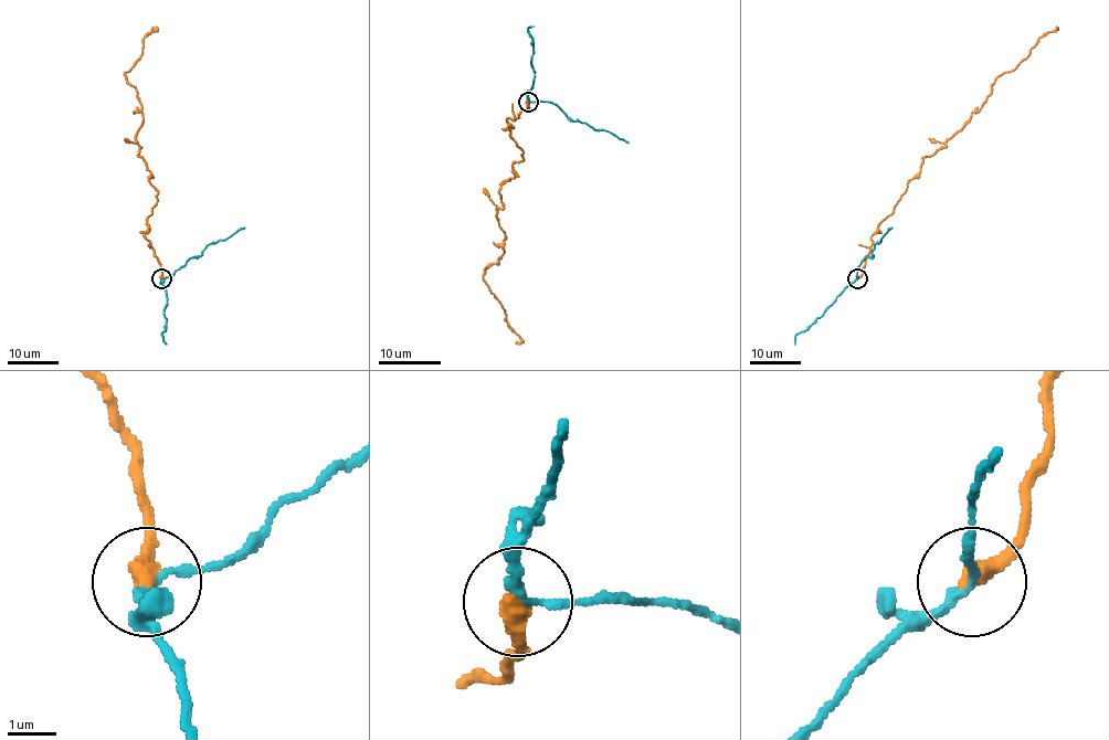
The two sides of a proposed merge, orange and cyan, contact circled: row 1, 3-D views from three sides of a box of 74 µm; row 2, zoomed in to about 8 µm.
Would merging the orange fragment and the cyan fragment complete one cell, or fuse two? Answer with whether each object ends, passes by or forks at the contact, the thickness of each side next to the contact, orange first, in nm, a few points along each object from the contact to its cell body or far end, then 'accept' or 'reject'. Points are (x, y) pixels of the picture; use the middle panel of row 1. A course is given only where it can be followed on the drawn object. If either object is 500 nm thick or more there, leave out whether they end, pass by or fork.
orange ends there; cyan passes by; 440 nm thick on the orange side, 180 nm on the other; orange runs (528, 102), (507, 120), (523, 159), (502, 186), (496, 220), (504, 249), (483, 275), (521, 340), (515, 340); cyan runs (529, 102), (552, 102), (572, 120), (578, 118), (595, 129), (605, 129), (629, 144); reject

